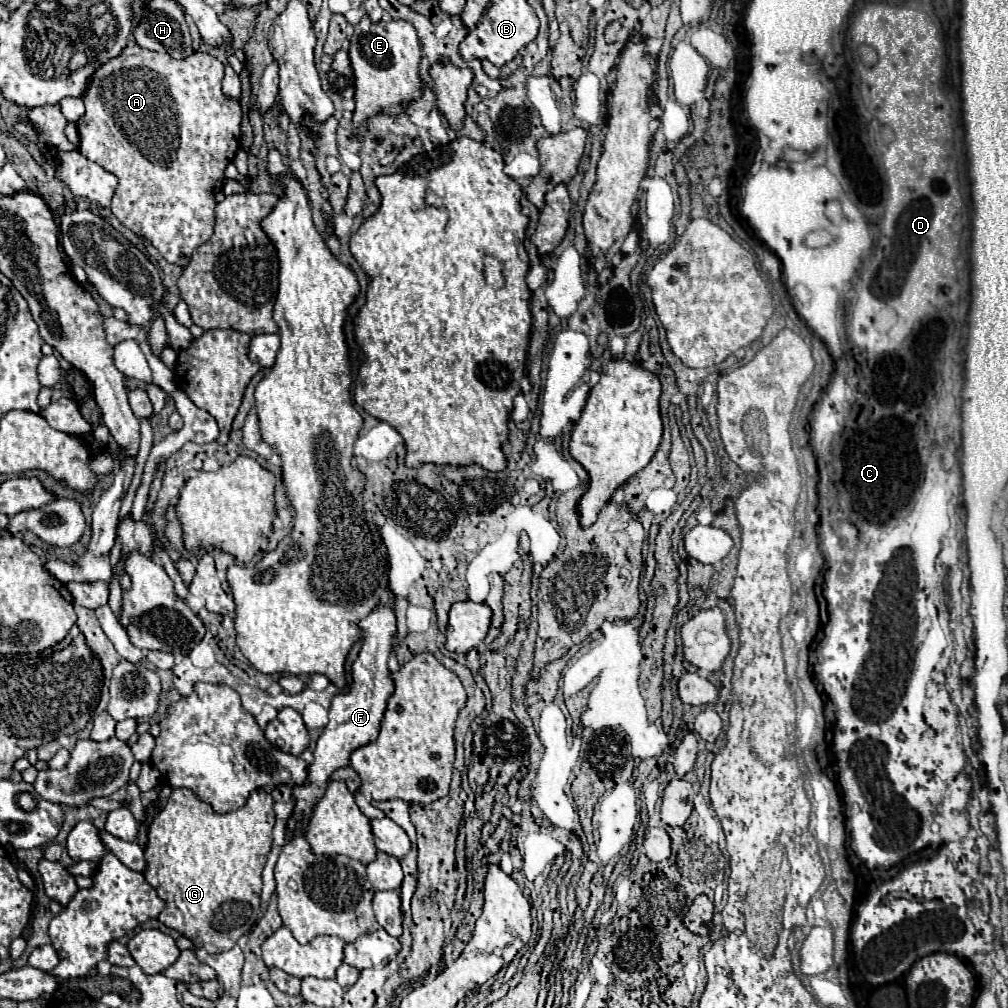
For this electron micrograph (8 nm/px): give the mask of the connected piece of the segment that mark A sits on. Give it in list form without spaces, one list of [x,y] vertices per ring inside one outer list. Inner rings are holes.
[[[129,39],[127,47],[121,51],[119,57],[109,59],[105,65],[101,65],[93,77],[91,83],[83,95],[85,99],[85,115],[79,117],[77,121],[77,131],[79,131],[79,151],[95,161],[97,165],[101,165],[105,171],[113,173],[119,179],[119,185],[115,189],[113,201],[111,201],[111,211],[113,215],[125,225],[129,227],[133,233],[139,233],[143,237],[147,237],[147,241],[169,261],[175,263],[179,267],[187,267],[191,261],[191,253],[203,245],[211,235],[213,235],[213,225],[215,225],[215,195],[219,193],[219,189],[223,189],[223,171],[225,167],[233,161],[237,149],[239,149],[239,127],[241,127],[241,107],[239,101],[229,101],[223,91],[221,91],[221,79],[223,79],[223,69],[225,65],[211,57],[209,53],[193,53],[191,57],[185,59],[173,59],[167,53],[153,53],[147,49],[141,49],[133,39]]]

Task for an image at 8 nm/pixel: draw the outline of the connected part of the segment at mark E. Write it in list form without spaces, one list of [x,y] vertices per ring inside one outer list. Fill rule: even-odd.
[[[365,13],[363,19],[353,27],[349,59],[355,75],[355,111],[353,125],[359,127],[367,117],[375,113],[399,113],[403,111],[405,99],[421,97],[421,79],[417,75],[421,45],[417,39],[417,31],[411,23],[393,19],[373,23]]]

